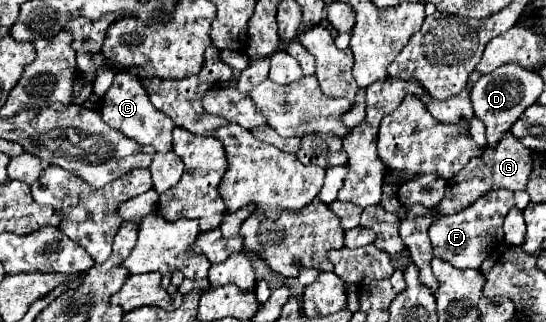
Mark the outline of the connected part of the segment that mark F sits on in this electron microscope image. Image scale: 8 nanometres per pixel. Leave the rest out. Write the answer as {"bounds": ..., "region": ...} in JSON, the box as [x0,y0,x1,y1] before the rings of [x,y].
{"bounds":[428,190,514,268],"region":[[[496,190],[484,194],[480,200],[476,200],[476,204],[472,204],[472,208],[466,208],[460,214],[434,220],[428,230],[434,256],[450,262],[454,268],[480,268],[484,258],[488,258],[492,250],[504,244],[502,222],[510,208],[514,208],[514,194],[510,190]]]}

